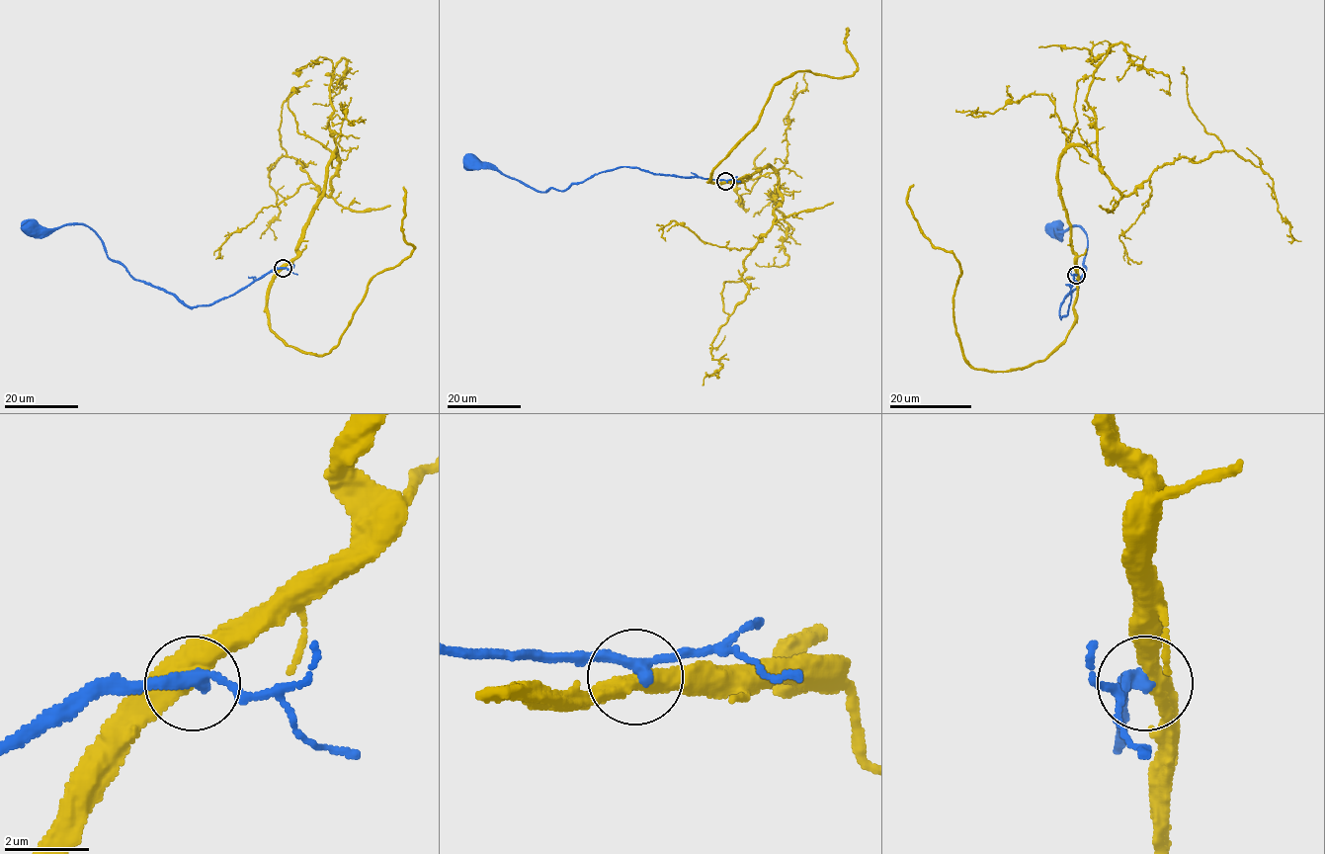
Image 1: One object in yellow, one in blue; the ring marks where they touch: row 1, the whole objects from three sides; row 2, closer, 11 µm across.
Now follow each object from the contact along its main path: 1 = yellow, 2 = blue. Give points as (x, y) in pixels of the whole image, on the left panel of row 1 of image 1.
1: (283, 268), (296, 256), (335, 151), (329, 197), (292, 157), (269, 170), (279, 215), (260, 238)
2: (283, 268), (211, 303), (185, 306), (172, 295), (135, 280), (83, 224), (31, 228)

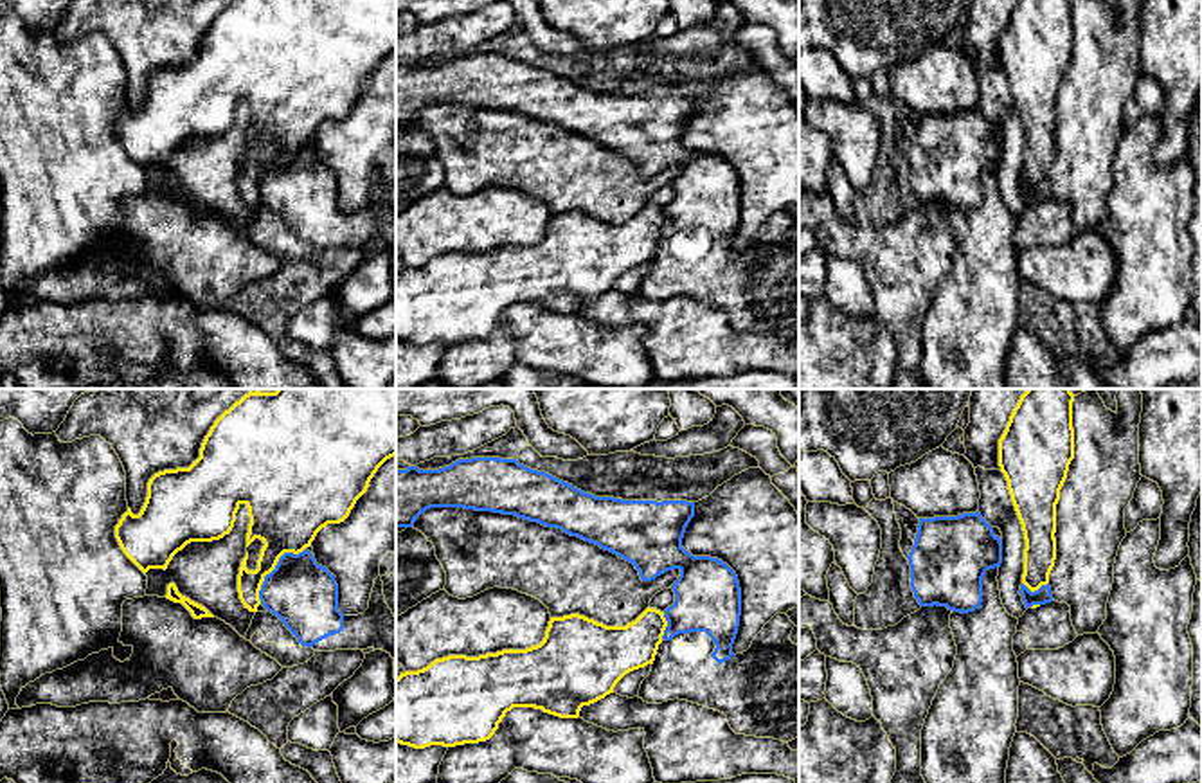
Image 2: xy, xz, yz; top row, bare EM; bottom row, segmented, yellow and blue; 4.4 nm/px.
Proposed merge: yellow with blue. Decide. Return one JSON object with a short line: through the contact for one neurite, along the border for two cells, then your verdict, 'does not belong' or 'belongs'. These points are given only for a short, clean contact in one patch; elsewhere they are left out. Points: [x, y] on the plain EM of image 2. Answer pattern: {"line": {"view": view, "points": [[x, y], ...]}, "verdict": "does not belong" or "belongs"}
{"verdict": "does not belong"}

